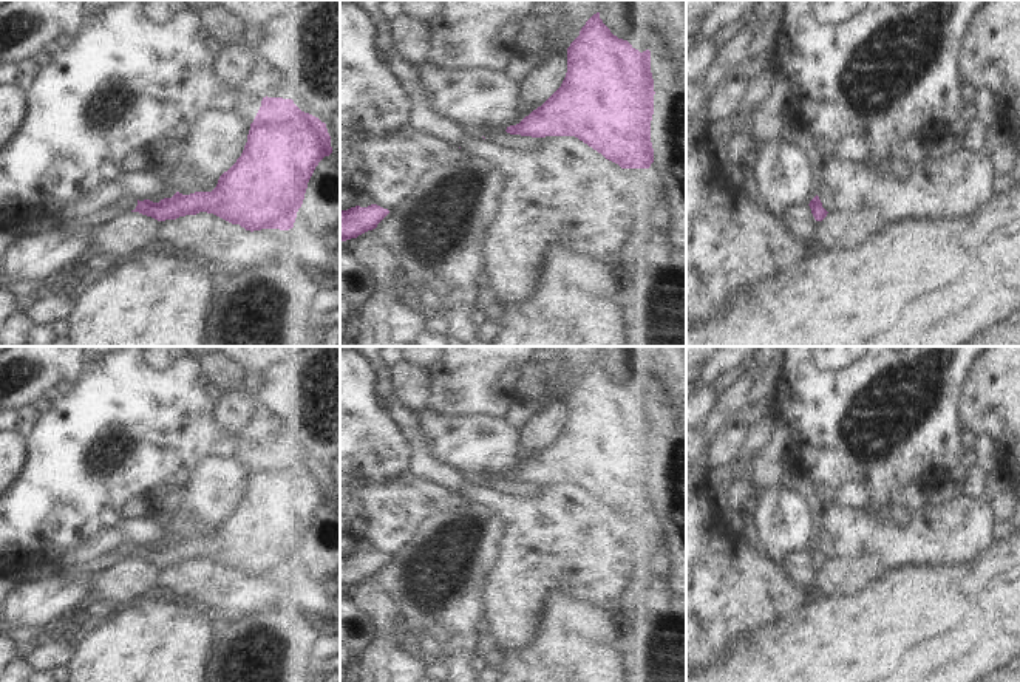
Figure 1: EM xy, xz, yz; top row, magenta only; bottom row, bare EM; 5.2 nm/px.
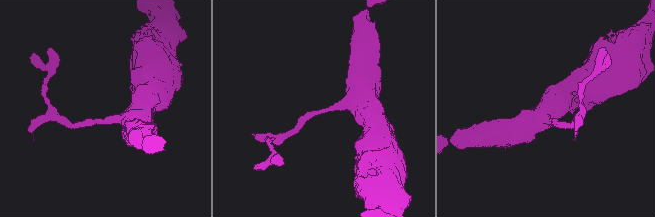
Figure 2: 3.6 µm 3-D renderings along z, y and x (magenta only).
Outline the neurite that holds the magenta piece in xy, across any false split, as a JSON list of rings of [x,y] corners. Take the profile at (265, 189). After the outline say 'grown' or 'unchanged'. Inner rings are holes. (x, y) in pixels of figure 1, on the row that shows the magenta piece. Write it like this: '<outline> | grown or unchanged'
[[[266,96],[241,156],[212,192],[176,192],[159,203],[138,199],[131,212],[158,221],[207,212],[250,232],[289,230],[315,167],[331,153],[325,122],[301,111],[292,99]]] | unchanged

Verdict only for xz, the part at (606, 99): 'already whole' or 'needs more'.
already whole

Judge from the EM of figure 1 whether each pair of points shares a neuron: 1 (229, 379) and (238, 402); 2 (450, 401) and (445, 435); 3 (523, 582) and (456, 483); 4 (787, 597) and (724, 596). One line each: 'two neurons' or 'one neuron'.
1: two neurons
2: two neurons
3: one neuron
4: one neuron

